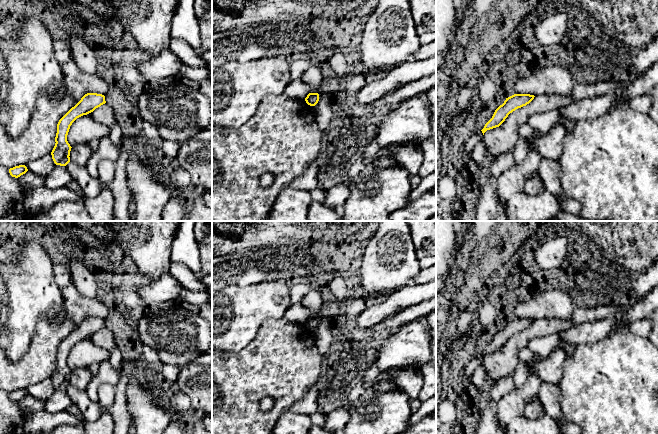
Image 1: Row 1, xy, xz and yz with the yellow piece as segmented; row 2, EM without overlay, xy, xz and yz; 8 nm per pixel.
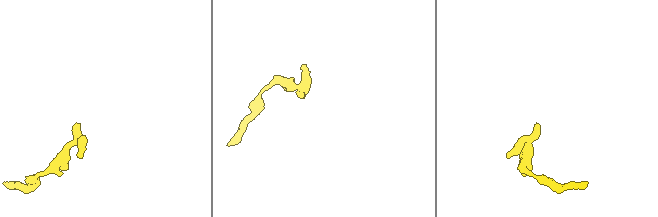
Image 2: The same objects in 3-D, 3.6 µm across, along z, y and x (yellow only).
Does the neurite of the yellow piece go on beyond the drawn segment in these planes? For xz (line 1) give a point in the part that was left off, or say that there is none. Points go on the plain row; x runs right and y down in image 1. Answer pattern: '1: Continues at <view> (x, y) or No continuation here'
1: No continuation here

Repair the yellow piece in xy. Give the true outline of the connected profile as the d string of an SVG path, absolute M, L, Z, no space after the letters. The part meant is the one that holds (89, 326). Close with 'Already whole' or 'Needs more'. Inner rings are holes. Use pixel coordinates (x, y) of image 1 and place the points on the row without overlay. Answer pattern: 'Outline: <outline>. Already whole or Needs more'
Outline: M87 317L59 344L55 361L56 367L51 376L52 383L56 389L66 390L70 386L69 380L72 371L67 365L67 359L72 347L77 342L93 336L105 327L104 319Z. Already whole

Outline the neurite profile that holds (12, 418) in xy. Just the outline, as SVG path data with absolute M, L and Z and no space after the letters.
M0 388L0 434L25 434L24 432L25 412L23 412L18 402L12 401L9 392Z

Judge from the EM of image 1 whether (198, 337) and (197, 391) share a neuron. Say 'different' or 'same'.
same

